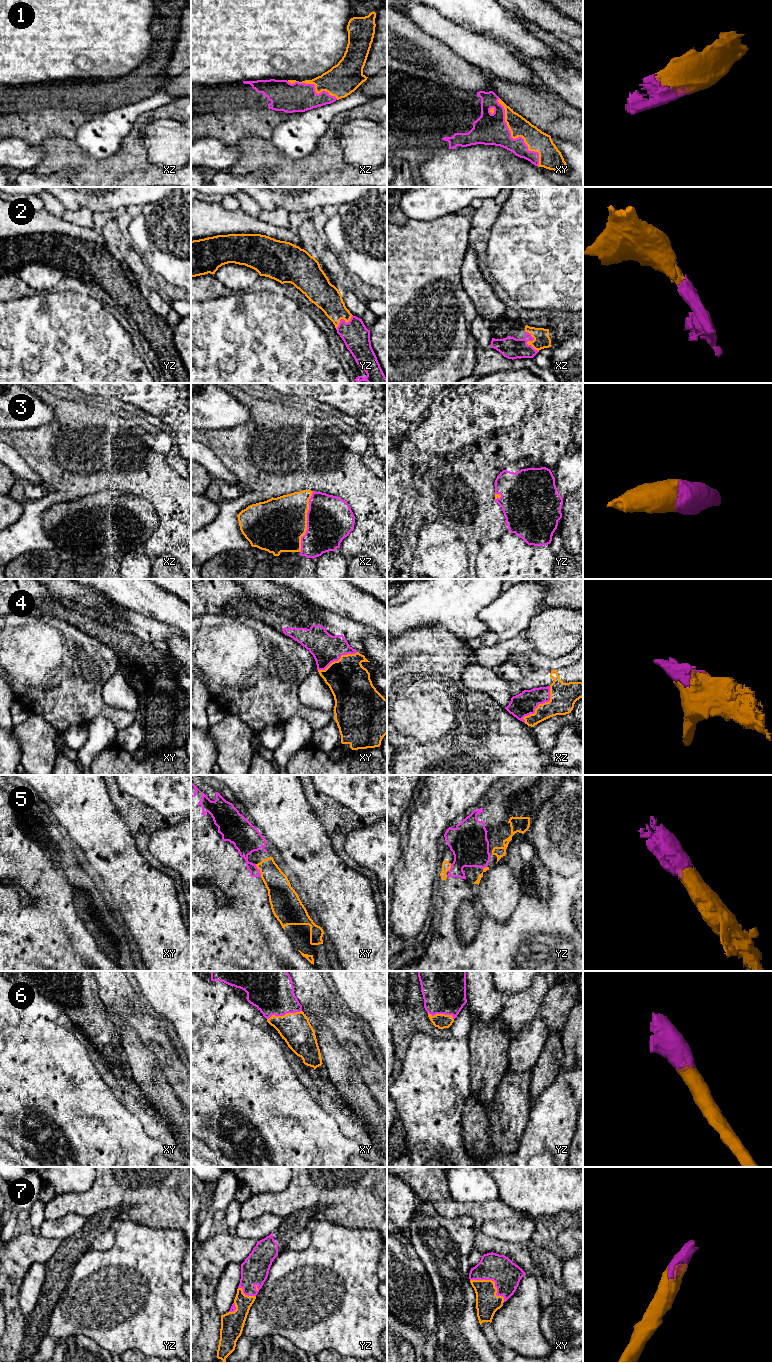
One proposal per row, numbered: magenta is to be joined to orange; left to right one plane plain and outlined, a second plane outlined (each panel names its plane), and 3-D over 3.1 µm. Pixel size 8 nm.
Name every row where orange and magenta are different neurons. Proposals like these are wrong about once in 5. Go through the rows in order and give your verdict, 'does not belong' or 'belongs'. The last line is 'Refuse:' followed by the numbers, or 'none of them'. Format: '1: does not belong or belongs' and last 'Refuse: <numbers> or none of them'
1: belongs
2: belongs
3: belongs
4: belongs
5: belongs
6: belongs
7: belongs
Refuse: none of them

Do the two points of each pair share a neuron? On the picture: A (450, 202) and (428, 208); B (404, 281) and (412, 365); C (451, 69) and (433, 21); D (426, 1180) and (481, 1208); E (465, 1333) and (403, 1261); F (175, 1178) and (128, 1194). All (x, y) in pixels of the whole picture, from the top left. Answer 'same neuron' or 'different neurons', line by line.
A: same neuron
B: same neuron
C: different neurons
D: same neuron
E: different neurons
F: same neuron

